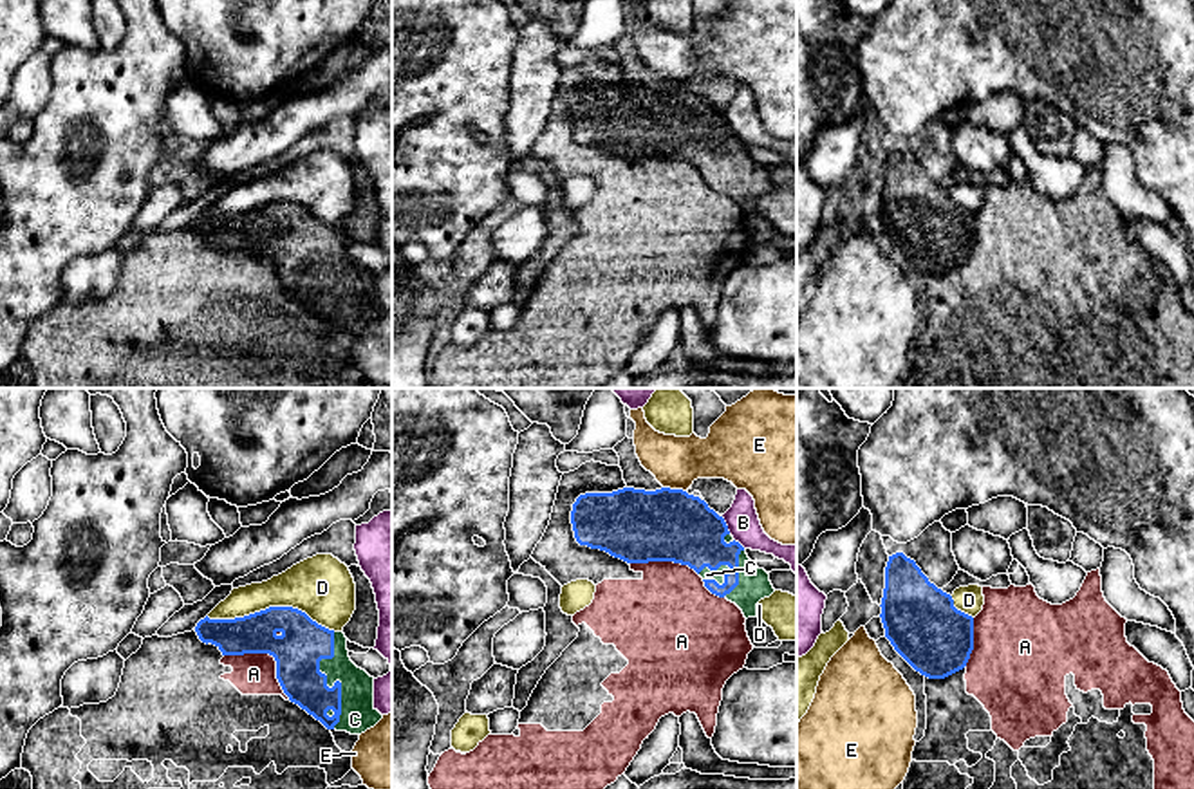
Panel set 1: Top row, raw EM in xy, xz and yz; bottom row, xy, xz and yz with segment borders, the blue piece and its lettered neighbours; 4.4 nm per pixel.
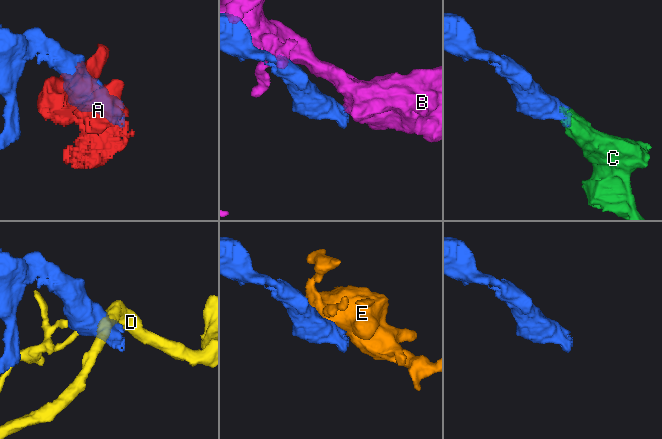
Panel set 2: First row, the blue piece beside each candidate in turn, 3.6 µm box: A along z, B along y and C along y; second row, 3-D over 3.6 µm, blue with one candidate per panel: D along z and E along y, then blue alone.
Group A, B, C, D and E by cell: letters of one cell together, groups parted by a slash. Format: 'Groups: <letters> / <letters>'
Groups: A / B D / C / E

